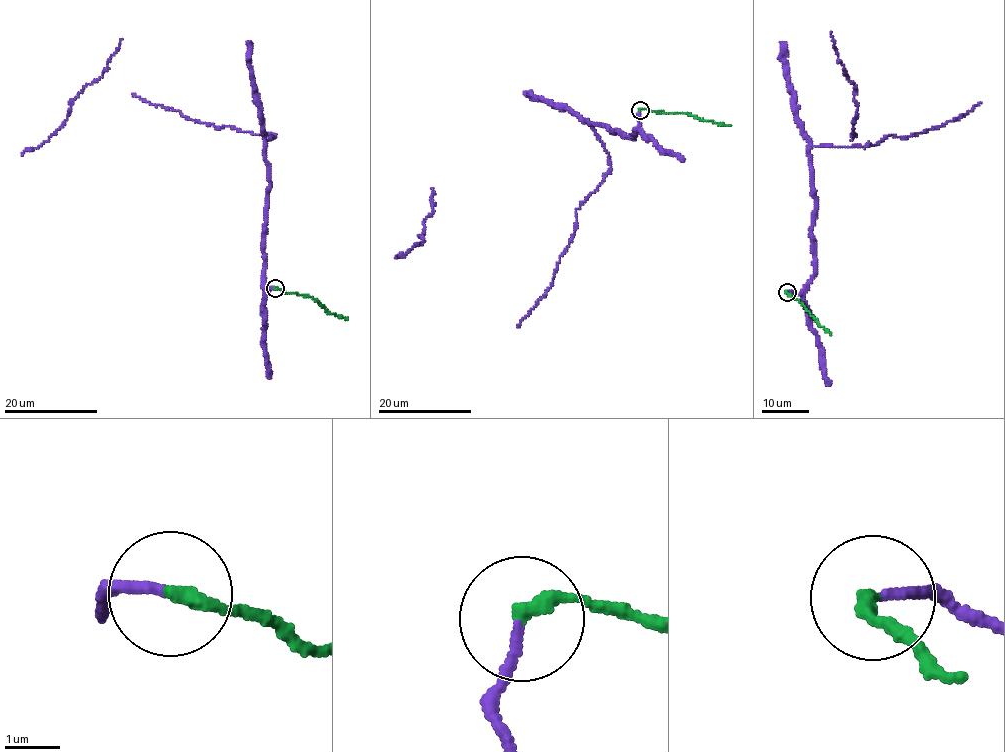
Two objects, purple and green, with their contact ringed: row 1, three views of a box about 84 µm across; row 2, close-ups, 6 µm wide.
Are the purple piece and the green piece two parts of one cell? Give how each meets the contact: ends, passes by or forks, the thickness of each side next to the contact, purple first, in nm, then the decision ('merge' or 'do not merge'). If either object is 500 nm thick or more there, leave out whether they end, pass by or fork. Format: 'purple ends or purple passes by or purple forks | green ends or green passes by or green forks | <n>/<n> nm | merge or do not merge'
purple ends | green ends | 160/280 nm | merge

